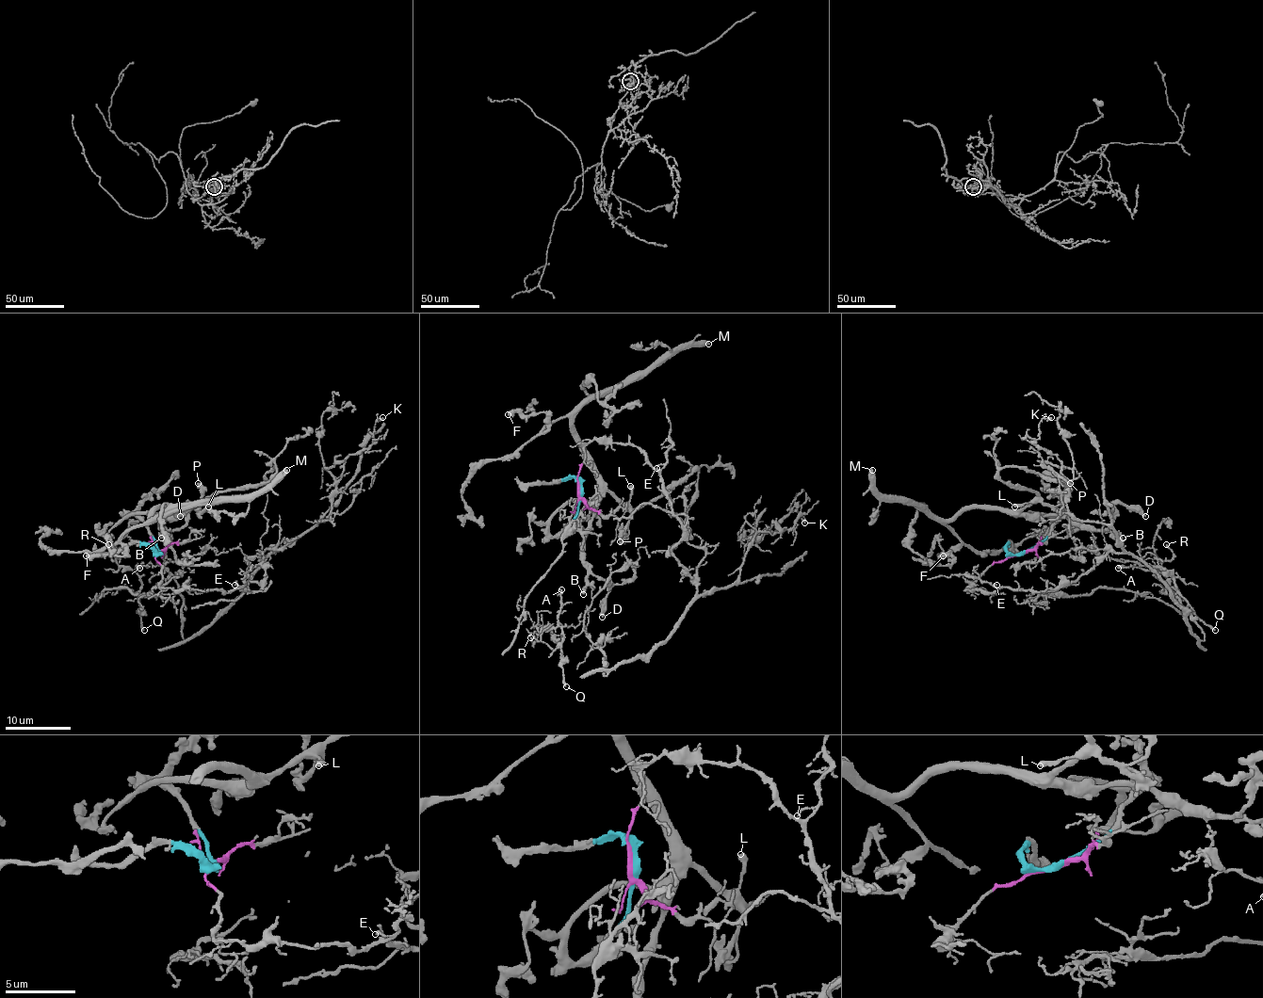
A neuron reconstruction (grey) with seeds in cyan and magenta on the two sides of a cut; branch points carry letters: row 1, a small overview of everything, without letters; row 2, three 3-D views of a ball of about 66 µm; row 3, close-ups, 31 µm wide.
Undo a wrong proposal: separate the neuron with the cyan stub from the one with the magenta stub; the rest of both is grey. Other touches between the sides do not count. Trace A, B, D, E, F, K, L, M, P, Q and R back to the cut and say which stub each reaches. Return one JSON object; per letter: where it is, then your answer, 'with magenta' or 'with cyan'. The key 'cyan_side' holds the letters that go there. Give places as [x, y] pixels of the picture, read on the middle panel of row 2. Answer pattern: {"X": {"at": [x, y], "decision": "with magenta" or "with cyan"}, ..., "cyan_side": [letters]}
{"A": {"at": [561, 589], "decision": "with magenta"}, "B": {"at": [583, 594], "decision": "with cyan"}, "D": {"at": [602, 617], "decision": "with cyan"}, "E": {"at": [656, 468], "decision": "with magenta"}, "F": {"at": [508, 414], "decision": "with cyan"}, "K": {"at": [804, 523], "decision": "with magenta"}, "L": {"at": [630, 486], "decision": "with cyan"}, "M": {"at": [708, 344], "decision": "with cyan"}, "P": {"at": [620, 541], "decision": "with cyan"}, "Q": {"at": [566, 686], "decision": "with magenta"}, "R": {"at": [530, 637], "decision": "with magenta"}, "cyan_side": ["B", "D", "F", "L", "M", "P"]}

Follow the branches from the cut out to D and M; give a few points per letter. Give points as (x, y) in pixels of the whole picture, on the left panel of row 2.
D: (158, 553), (137, 517), (127, 515), (170, 515), (161, 525), (178, 530), (187, 504), (180, 517)
M: (158, 553), (127, 515), (174, 513), (156, 508), (152, 519), (160, 519), (173, 508), (249, 499), (286, 469)

